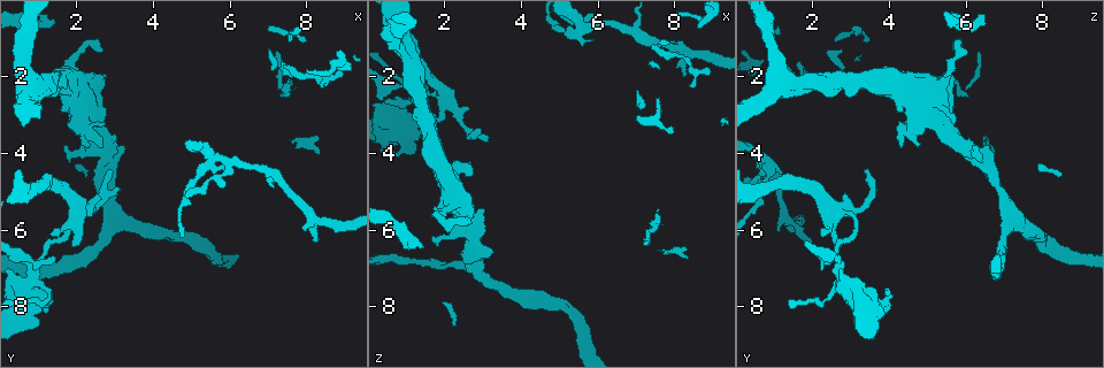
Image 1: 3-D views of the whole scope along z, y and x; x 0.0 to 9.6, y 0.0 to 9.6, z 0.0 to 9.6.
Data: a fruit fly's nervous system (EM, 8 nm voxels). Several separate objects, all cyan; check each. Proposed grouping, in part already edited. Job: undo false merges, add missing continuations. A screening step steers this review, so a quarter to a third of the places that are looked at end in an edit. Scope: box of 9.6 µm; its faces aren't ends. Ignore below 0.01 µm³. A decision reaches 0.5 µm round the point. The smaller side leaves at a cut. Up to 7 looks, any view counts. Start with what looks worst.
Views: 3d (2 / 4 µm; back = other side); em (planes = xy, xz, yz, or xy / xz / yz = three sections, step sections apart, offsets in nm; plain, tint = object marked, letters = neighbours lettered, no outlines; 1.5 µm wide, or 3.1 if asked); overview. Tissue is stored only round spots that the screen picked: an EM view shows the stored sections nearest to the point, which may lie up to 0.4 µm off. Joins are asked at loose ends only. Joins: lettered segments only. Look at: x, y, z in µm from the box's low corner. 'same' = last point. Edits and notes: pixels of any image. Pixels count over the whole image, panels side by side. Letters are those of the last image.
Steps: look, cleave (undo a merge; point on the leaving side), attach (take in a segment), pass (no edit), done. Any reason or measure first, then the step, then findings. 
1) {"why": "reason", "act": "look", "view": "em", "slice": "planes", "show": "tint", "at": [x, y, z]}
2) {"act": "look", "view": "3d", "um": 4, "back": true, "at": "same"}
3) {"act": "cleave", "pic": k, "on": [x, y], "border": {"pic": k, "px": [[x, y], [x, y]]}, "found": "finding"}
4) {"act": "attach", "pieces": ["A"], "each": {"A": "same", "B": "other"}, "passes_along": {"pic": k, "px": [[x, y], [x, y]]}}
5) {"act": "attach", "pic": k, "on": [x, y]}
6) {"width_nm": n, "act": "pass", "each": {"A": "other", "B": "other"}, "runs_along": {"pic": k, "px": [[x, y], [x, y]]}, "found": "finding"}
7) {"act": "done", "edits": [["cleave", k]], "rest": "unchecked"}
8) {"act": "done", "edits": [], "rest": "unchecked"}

{"act": "look", "view": "em", "slice": "yz", "step": 4, "show": "letters", "at": [2.70, 1.30, 5.75]}

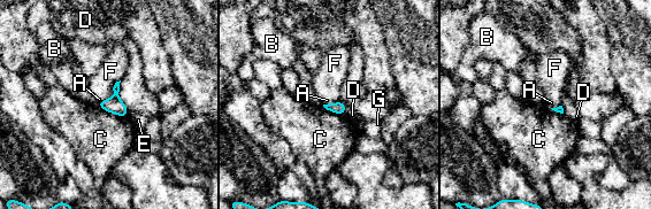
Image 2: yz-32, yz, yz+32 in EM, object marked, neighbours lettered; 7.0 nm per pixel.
{"longest_contact_nm": ["C", 240], "act": "pass", "each": {"A": "other", "B": "other", "C": "other", "D": "other", "E": "other", "F": "other", "G": "other"}, "found": "no lettered segment goes on from it"}

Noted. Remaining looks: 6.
{"act": "look", "view": "3d", "um": 4, "at": [5.70, 4.10, 0.75]}

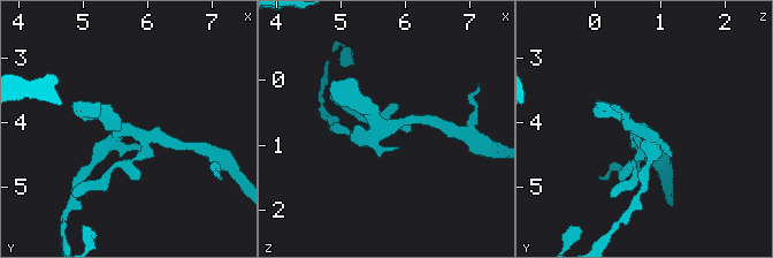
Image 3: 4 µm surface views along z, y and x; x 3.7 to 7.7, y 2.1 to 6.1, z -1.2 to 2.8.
{"arms": 4, "act": "look", "view": "em", "slice": "xz", "step": 4, "show": "tint", "at": [5.70, 4.10, 0.70]}

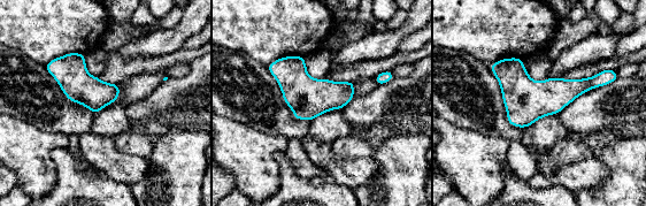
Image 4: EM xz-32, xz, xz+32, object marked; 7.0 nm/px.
{"why": "cut it another way", "act": "look", "view": "em", "slice": "planes", "show": "letters", "at": "same"}

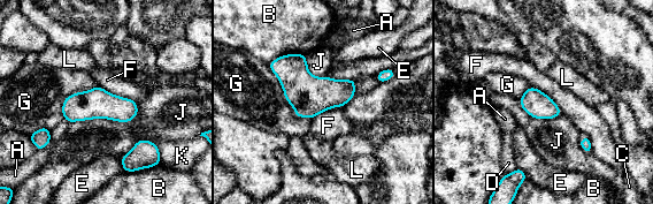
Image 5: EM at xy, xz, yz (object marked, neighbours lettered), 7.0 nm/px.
{"width_nm": 190, "act": "pass", "each": {"A": "other", "B": "other", "C": "other", "D": "other", "E": "other", "F": "other", "G": "other", "J": "other", "K": "other", "L": "other"}, "border": {"pic": 5, "px": [[97, 84], [135, 102]]}, "found": "one neuron here"}

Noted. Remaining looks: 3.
{"why": "tapers out", "act": "look", "view": "em", "slice": "planes", "show": "letters", "at": [8.45, 2.20, 2.30]}

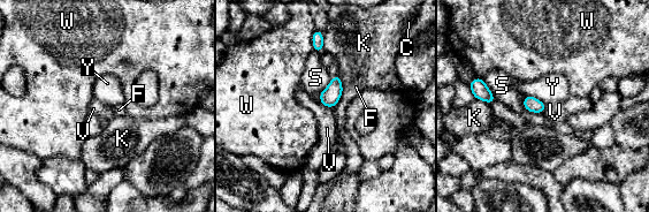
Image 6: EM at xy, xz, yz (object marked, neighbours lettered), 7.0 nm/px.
{"act": "pass", "each": {"C": "other", "F": "other", "K": "other", "S": "other", "V": "other", "W": "other", "Y": "other"}, "border": {"pic": 6, "px": [[319, 103], [331, 108]]}, "found": "none of them fits"}

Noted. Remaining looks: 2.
{"act": "done", "edits": [], "rest": "unchecked"}

